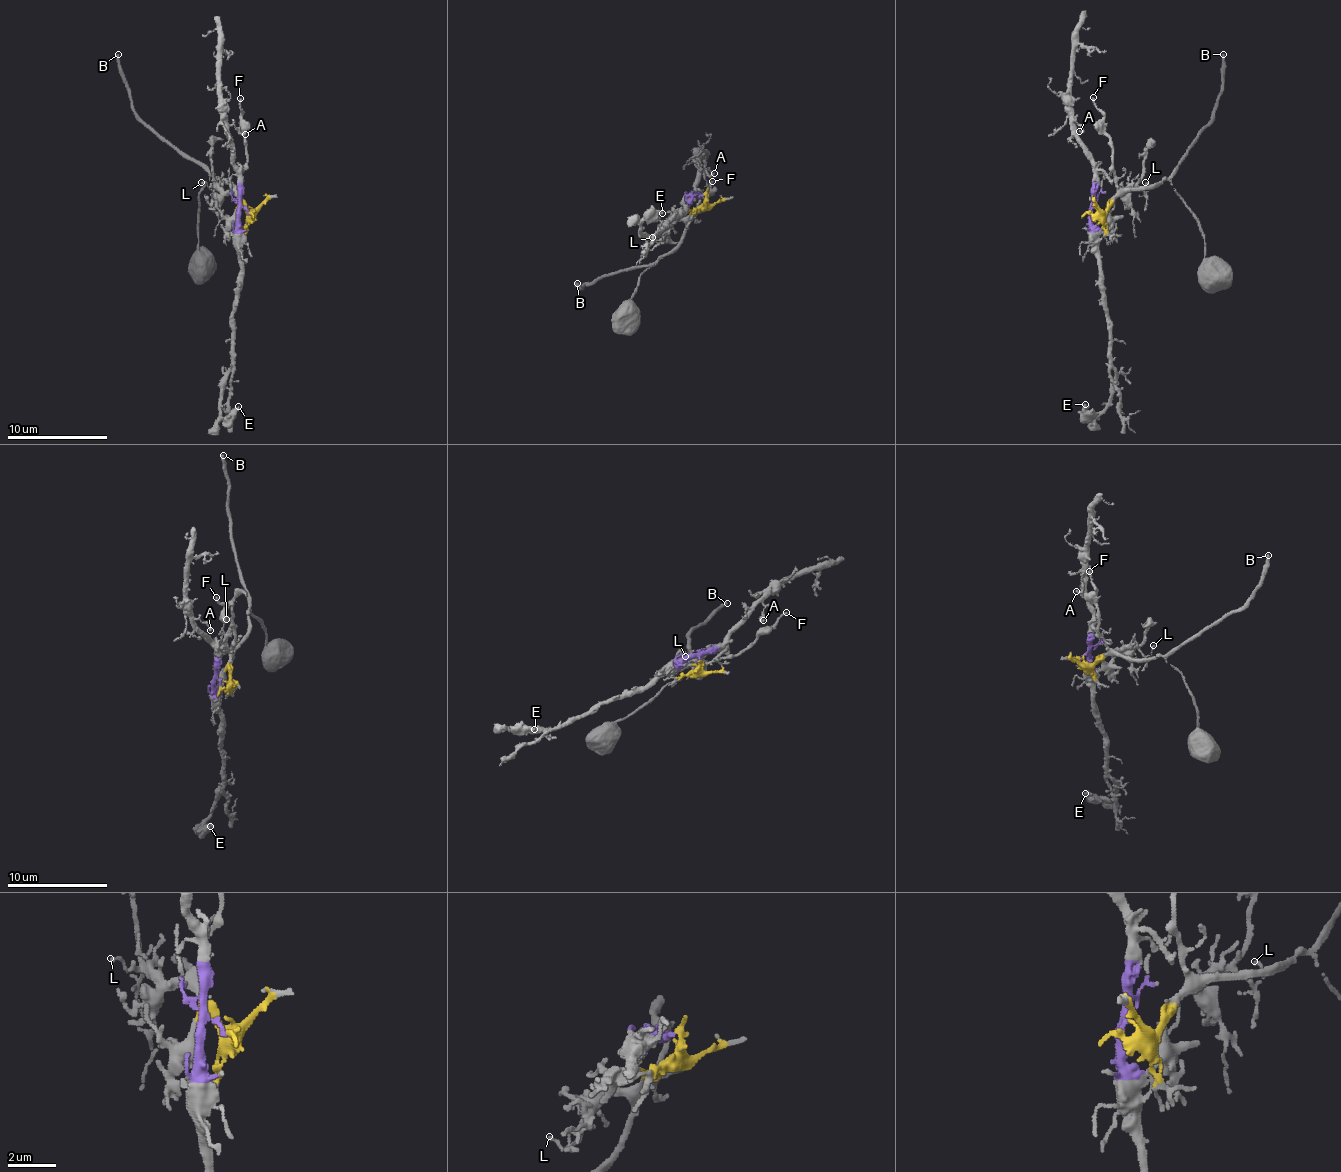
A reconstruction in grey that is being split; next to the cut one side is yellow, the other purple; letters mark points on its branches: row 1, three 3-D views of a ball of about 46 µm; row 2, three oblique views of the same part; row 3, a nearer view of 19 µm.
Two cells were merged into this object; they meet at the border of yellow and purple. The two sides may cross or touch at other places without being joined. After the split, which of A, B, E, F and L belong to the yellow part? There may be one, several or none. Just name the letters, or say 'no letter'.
B, F, L

